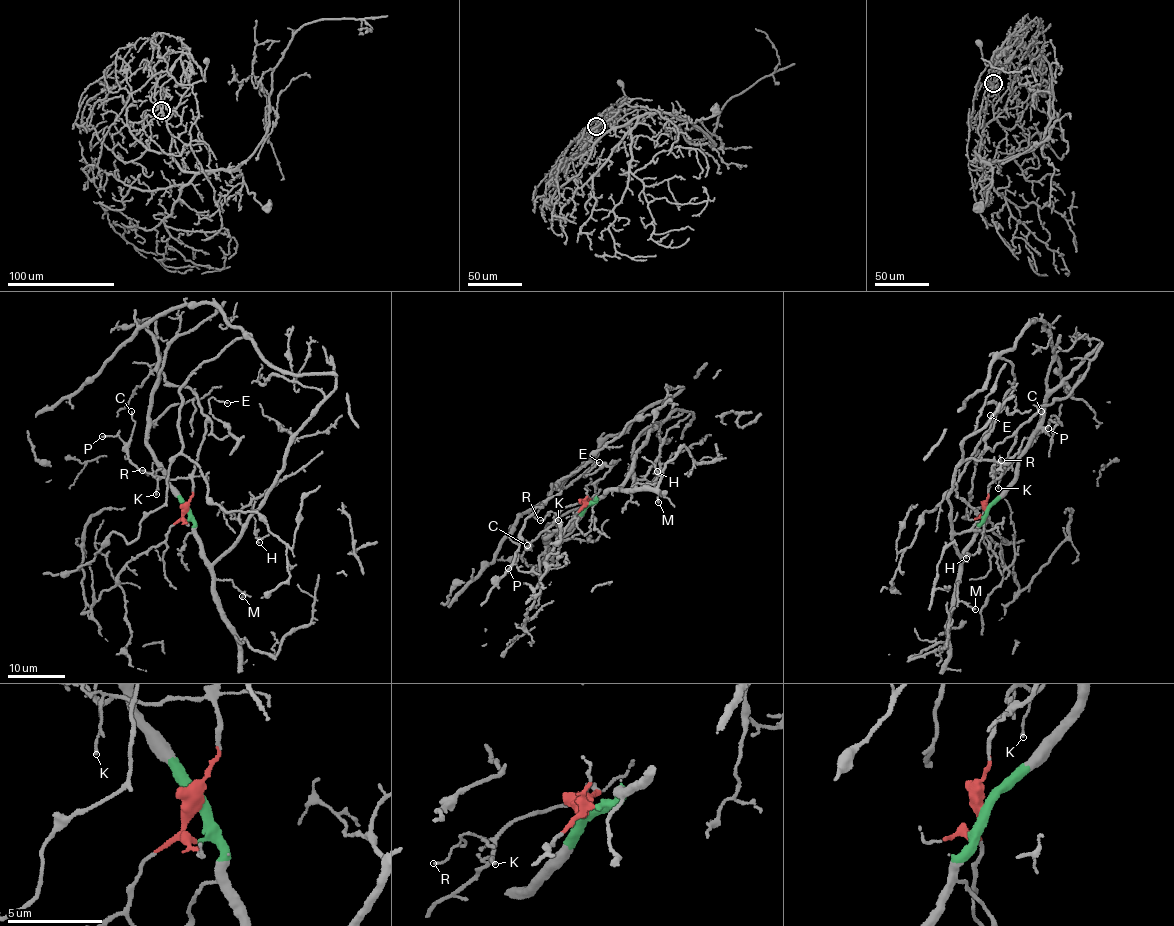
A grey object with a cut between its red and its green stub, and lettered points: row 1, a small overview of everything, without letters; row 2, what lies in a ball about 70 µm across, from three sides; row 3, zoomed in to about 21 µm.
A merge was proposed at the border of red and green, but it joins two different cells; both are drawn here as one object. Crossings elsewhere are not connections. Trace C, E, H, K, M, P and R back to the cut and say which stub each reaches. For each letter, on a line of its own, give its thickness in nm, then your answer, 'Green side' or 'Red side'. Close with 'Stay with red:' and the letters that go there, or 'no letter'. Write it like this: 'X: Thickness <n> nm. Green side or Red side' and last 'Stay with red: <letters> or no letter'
C: Thickness 130 nm. Red side
E: Thickness 100 nm. Red side
H: Thickness 80 nm. Green side
K: Thickness 140 nm. Red side
M: Thickness 140 nm. Green side
P: Thickness 140 nm. Red side
R: Thickness 120 nm. Red side
Stay with red: C, E, K, P, R

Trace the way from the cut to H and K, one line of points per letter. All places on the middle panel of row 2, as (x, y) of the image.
H: (587, 503), (623, 484), (633, 459), (632, 475), (640, 479), (654, 482), (658, 471)
K: (586, 503), (587, 496), (578, 503), (566, 506), (556, 519), (558, 520)

